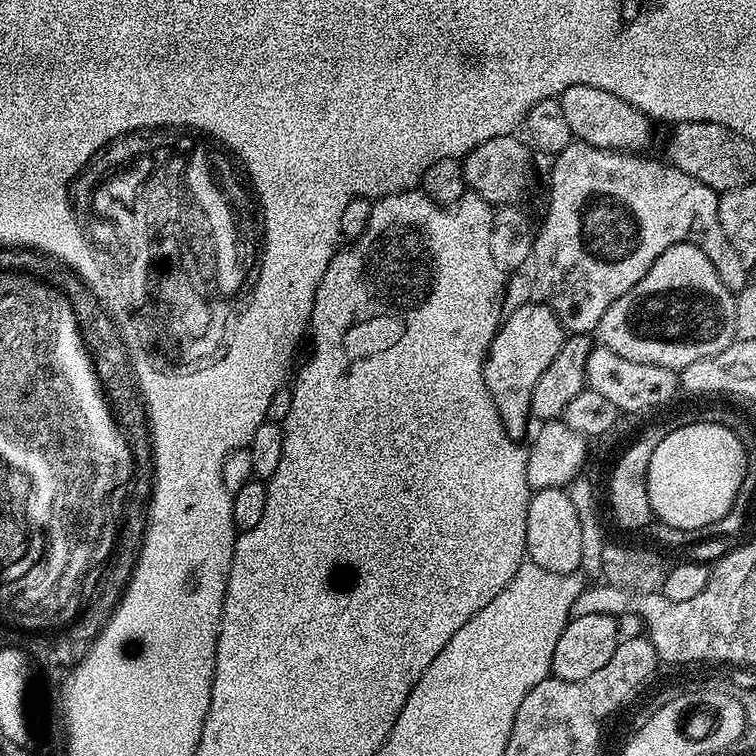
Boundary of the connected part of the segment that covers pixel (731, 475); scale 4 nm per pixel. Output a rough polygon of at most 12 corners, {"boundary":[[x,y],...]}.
{"boundary":[[726,426],[673,427],[650,454],[653,517],[720,522],[747,454]]}

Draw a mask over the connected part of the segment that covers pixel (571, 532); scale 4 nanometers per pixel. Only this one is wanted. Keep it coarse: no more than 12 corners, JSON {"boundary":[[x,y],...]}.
{"boundary":[[565,489],[531,493],[527,559],[581,571],[581,523]]}

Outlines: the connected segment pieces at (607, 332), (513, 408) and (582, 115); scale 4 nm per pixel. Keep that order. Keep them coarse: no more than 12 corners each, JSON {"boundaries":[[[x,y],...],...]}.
{"boundaries":[[[675,244],[602,314],[598,340],[679,370],[733,344],[733,292]],[[547,303],[503,317],[484,377],[511,440],[566,329]],[[606,90],[558,99],[577,141],[640,154],[653,121]]]}

